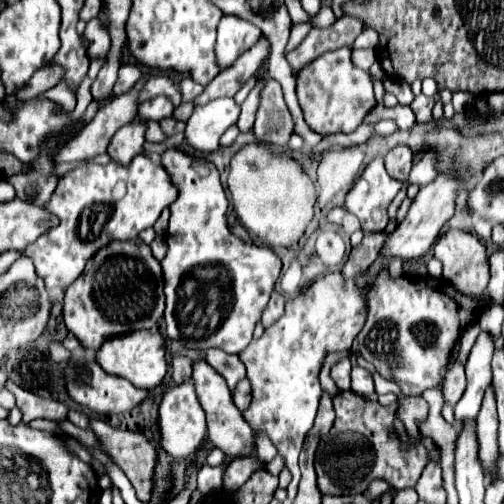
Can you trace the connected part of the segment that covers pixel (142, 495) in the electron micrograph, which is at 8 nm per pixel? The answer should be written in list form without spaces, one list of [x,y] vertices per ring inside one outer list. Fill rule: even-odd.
[[[100,419],[90,421],[90,429],[98,437],[100,447],[104,449],[104,453],[108,455],[108,459],[126,473],[126,477],[130,479],[132,487],[136,489],[138,499],[140,501],[148,501],[150,499],[150,491],[152,491],[152,473],[154,473],[154,465],[156,465],[154,445],[144,435],[138,435],[138,433],[132,433],[132,431],[114,429],[114,427],[110,427],[108,423],[104,423]]]

